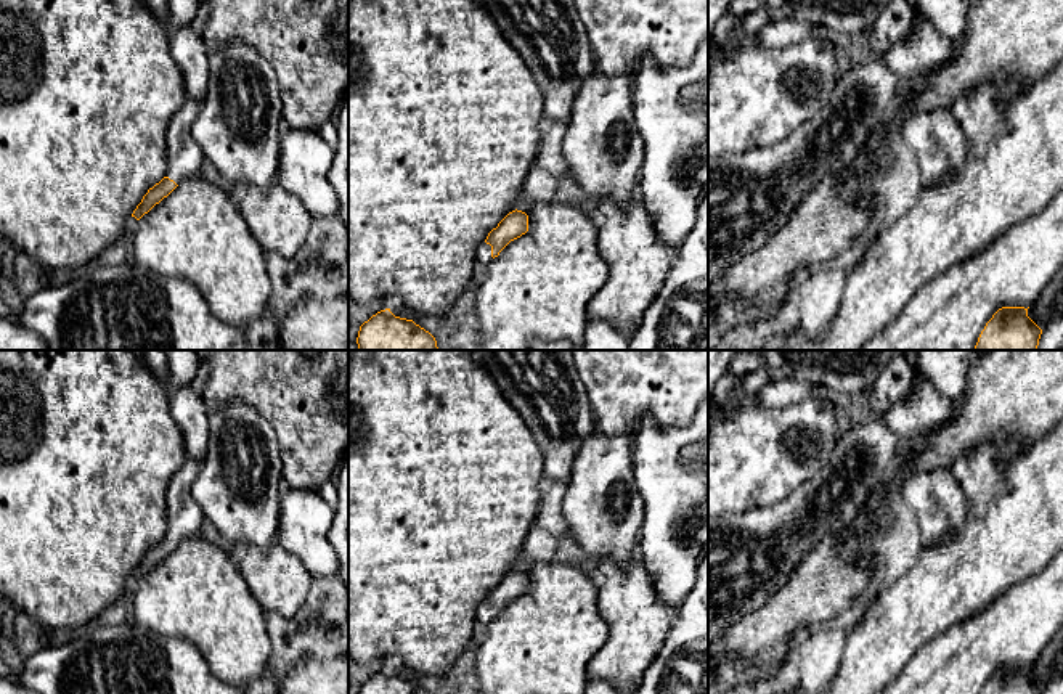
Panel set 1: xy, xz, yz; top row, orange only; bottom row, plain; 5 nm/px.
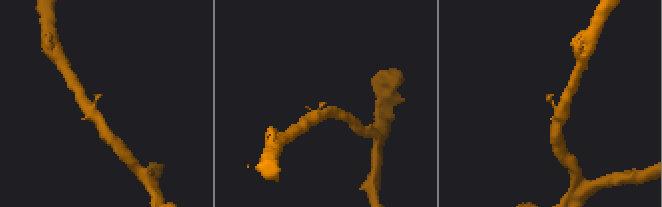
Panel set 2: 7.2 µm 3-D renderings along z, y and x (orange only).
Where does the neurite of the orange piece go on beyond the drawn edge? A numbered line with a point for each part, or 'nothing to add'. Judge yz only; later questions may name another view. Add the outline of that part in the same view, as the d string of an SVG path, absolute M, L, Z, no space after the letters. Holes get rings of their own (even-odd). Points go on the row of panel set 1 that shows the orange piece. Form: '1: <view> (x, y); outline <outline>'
nothing to add

